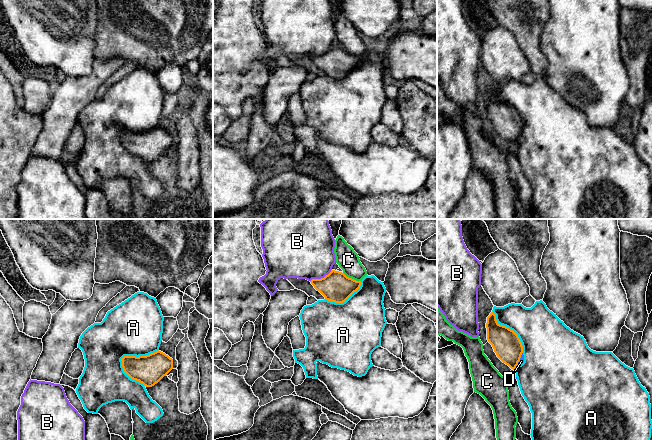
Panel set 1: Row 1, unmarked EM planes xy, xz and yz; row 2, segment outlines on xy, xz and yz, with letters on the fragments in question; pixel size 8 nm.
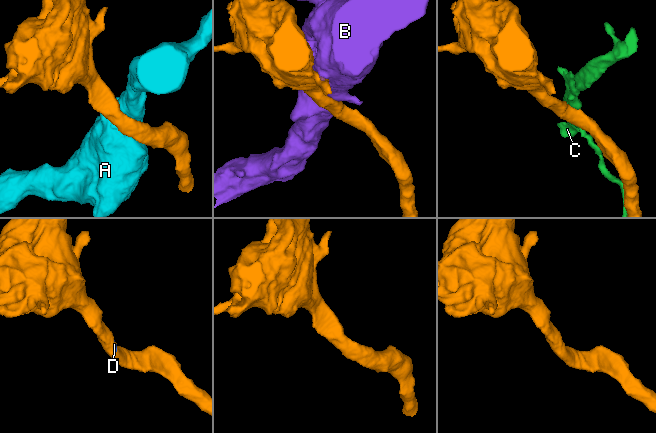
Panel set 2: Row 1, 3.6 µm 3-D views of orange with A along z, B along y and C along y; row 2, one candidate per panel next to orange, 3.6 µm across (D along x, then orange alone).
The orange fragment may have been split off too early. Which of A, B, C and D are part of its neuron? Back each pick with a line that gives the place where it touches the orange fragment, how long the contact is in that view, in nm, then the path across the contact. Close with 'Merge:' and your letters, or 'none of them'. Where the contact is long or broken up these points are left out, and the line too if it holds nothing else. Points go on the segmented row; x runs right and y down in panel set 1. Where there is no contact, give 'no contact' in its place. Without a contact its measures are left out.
Merge: none of them

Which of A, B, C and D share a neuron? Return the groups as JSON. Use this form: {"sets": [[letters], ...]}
{"sets": [["A", "D"], ["B"], ["C"]]}

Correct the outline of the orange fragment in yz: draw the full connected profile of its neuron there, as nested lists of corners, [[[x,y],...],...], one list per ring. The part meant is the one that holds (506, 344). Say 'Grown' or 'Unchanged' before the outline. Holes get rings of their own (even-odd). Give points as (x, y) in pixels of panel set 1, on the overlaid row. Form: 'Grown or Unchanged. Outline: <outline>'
Unchanged. Outline: [[[493,311],[487,317],[487,340],[497,357],[511,369],[515,369],[523,353],[518,335],[506,326],[500,325]]]

